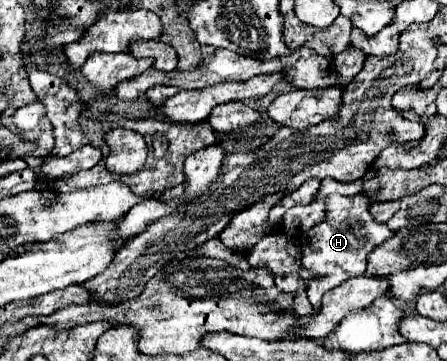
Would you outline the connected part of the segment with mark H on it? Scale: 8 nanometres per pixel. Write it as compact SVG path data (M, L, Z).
M331 194L331 198L327 198L327 218L309 230L301 246L303 268L313 274L313 278L309 280L309 288L307 288L307 296L313 308L319 310L323 294L339 286L339 282L351 276L365 274L367 254L379 244L383 244L385 240L389 240L391 236L393 232L385 224L379 224L371 218L369 202L367 198L363 198L363 194L355 194L355 196Z

